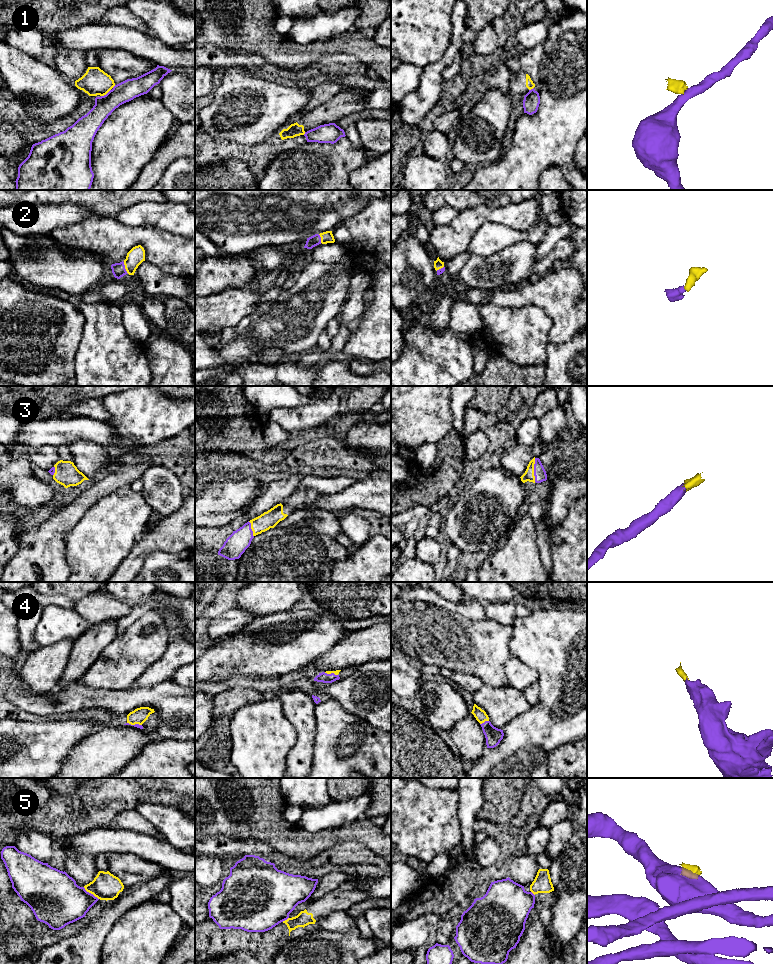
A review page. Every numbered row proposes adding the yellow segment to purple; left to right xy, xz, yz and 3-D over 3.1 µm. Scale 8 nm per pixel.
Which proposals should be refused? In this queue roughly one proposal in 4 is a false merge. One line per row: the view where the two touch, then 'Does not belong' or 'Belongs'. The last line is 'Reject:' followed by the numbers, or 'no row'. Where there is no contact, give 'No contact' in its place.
1: Touches purple in xy. Does not belong
2: Touches purple in xy. Belongs
3: Touches purple in yz. Belongs
4: Touches purple in yz. Belongs
5: Touches purple in xy. Does not belong
Reject: 1, 5

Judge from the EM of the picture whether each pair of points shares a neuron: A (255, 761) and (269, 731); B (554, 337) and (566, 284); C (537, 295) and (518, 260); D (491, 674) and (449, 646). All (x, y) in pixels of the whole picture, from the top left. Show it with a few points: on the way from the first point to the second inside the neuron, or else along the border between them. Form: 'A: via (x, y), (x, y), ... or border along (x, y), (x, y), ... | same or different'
A: via (259, 754), (262, 738) | same
B: via (565, 324), (565, 297) | same
C: border along (528, 280), (519, 285) | different
D: via (481, 664), (463, 646), (459, 646) | same

